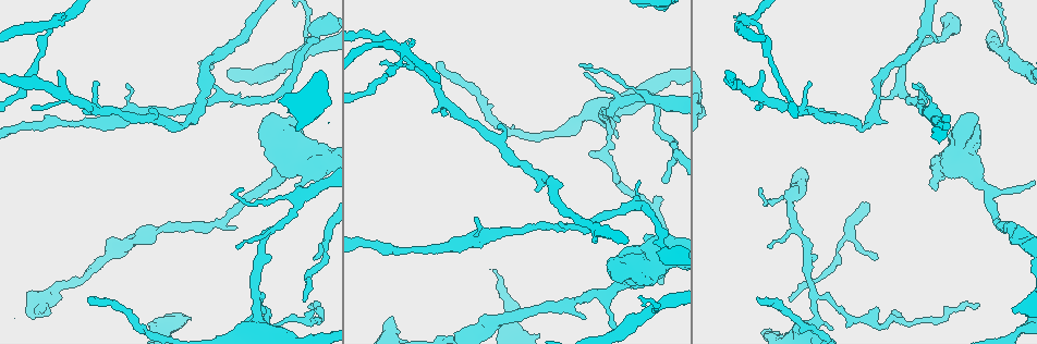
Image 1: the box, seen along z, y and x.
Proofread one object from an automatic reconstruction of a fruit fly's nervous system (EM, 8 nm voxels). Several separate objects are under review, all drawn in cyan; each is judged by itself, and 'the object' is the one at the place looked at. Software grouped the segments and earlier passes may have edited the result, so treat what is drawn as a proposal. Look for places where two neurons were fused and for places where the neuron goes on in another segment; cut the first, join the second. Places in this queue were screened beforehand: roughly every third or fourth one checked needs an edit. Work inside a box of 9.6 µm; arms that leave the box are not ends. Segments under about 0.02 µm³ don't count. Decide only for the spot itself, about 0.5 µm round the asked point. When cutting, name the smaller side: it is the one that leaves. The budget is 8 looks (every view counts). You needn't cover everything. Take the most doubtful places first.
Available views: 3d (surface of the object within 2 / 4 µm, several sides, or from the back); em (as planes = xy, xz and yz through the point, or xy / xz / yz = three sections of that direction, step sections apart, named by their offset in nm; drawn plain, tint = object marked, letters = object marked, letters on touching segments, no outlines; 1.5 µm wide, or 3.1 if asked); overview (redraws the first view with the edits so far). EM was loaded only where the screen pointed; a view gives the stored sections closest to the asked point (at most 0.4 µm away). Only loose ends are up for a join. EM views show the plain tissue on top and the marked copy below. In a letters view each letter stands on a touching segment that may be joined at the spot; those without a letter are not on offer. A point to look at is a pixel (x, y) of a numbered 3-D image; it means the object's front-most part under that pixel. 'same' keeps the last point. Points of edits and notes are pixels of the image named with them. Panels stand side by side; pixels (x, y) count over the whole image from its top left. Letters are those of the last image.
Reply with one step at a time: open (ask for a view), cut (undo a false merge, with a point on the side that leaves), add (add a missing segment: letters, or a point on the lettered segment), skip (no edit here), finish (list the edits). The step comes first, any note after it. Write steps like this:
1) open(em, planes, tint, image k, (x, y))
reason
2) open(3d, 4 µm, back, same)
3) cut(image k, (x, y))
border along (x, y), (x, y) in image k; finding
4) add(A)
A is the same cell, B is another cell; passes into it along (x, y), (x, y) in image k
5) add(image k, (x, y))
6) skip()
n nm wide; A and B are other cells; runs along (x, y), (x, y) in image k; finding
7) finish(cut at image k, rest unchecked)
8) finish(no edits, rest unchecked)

open(em, yz, step 8, tint, image 1, (790, 299))
an open end

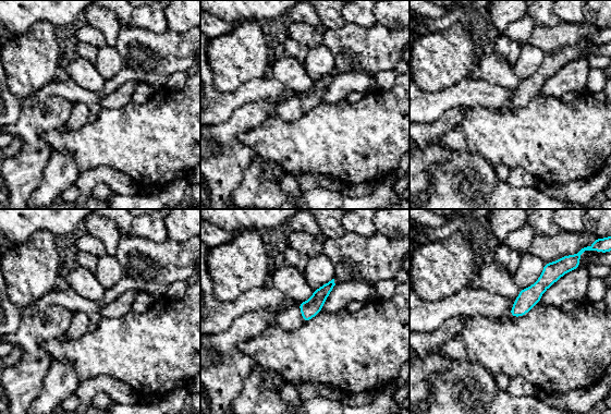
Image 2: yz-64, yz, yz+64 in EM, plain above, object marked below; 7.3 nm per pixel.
open(em, planes, letters, same)
another direction

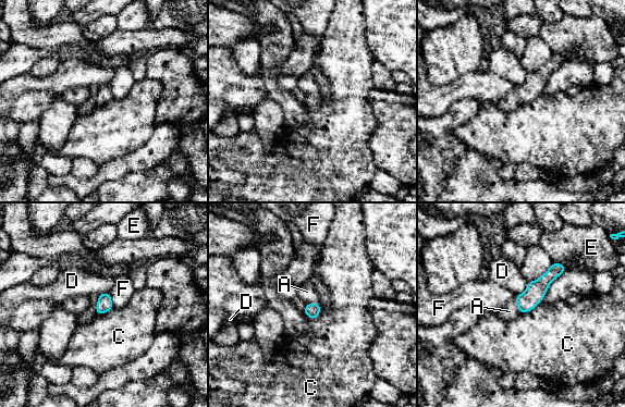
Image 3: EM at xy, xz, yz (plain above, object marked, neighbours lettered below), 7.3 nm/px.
add(A)
A is the same cell, C, D, E and F are other cells; passes into it along (311, 310), (313, 304), (307, 292) in image 3; the neuron continues

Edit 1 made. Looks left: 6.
open(3d, 4 µm, image 1, (664, 254))
calibre changes

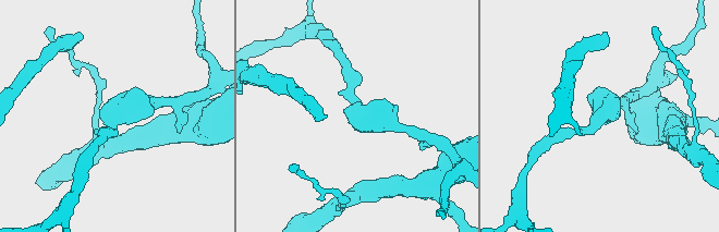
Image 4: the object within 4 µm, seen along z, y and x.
open(em, planes, tint, image 4, (359, 111))

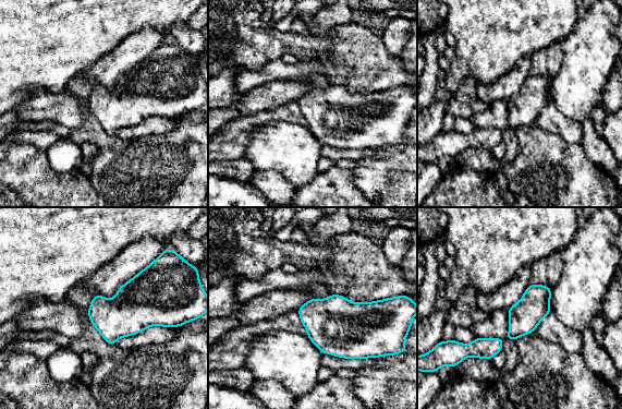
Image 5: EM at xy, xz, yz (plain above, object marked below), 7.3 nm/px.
open(em, planes, letters, same)

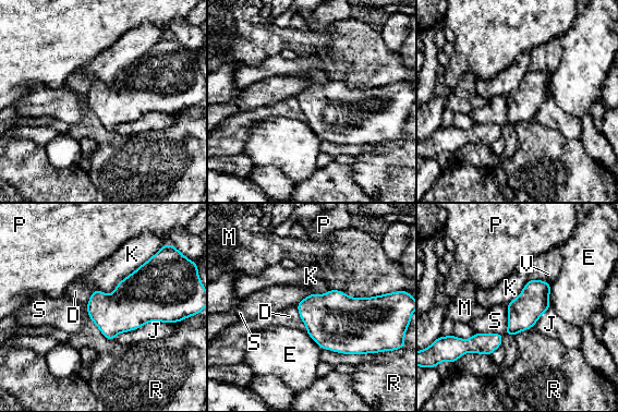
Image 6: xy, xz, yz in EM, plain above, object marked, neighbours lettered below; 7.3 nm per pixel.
skip()
D, E, J, K, M, P, R, S and V are other cells; border along (166, 244), (112, 292), (93, 291) in image 6; all the same neuron

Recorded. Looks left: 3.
open(em, planes, letters, image 1, (55, 23))
three-way junction

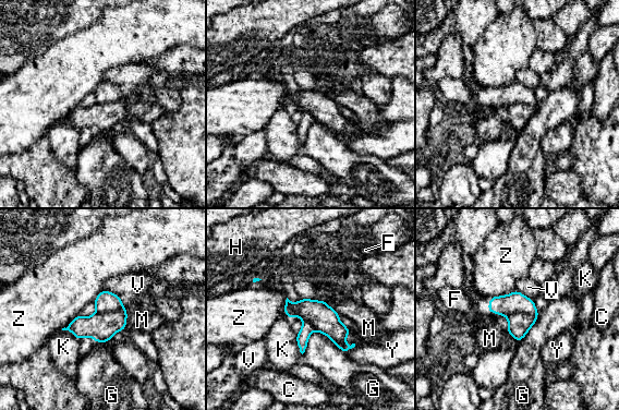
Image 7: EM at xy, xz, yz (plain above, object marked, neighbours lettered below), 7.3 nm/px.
cut(image 7, (516, 302))
C, F, G, H, K, M, V, Y and Z are other cells; two neurons meet here

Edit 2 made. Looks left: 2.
finish(add at image 3, cut at image 7, rest unchecked)

